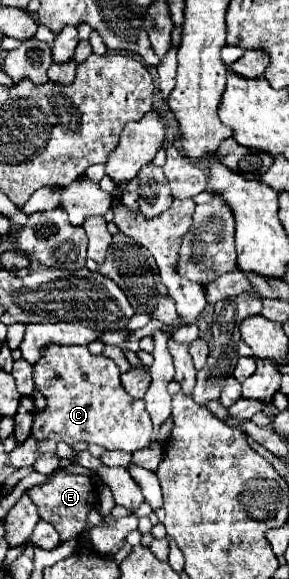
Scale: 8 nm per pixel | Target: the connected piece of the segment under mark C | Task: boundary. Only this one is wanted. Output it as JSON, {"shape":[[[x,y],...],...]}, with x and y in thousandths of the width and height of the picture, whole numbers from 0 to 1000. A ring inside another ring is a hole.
{"shape":[[[163,594],[114,632],[114,656],[128,674],[163,687],[149,708],[114,708],[107,750],[128,760],[128,781],[190,784],[197,763],[343,767],[370,777],[467,781],[509,774],[529,736],[495,691],[453,687],[419,667],[419,642],[405,629],[356,615],[315,611],[301,598]]]}

